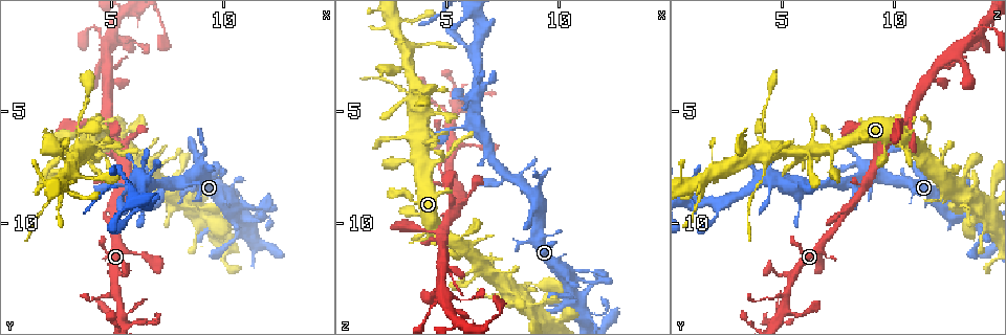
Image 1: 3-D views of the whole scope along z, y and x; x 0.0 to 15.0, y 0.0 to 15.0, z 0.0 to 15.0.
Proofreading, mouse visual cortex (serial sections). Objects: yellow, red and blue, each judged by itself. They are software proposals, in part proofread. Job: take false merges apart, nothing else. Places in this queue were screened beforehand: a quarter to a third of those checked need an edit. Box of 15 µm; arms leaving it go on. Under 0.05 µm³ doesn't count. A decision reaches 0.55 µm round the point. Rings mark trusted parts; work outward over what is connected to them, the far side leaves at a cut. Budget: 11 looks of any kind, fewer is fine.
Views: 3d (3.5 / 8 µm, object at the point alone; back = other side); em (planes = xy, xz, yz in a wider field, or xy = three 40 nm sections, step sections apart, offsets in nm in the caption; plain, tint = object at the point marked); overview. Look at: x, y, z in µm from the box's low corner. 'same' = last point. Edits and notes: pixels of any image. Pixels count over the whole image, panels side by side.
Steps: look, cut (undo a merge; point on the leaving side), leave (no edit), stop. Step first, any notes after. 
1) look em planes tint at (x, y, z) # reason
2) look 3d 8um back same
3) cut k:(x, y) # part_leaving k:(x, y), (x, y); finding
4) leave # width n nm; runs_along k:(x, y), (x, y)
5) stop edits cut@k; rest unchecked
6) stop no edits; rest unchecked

look 3d 3.5um at (4.9, 1.9, 13.5) # two arms in line, one across

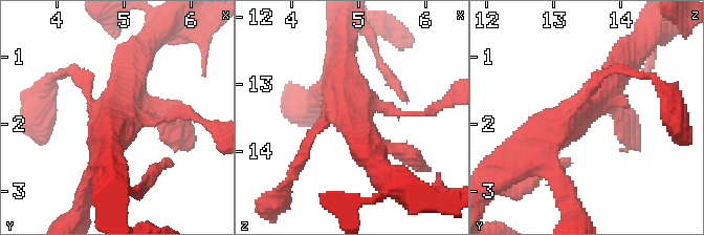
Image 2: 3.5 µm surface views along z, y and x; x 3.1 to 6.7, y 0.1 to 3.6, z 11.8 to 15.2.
look em xy step 1 tint at (4.90, 1.85, 13.45)

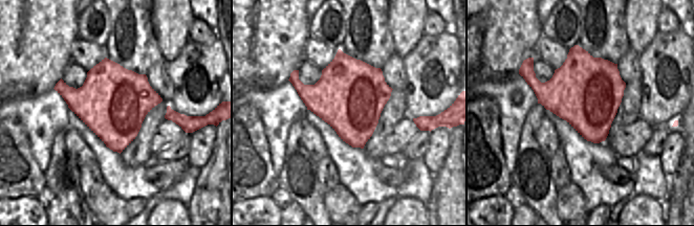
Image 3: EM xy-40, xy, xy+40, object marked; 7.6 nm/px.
leave # width 550 nm; runs_along 2:(527, 152), (592, 104), (623, 62); all the same cell

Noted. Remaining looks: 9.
look 3d 8um at (6.5, 7.7, 4.0) # sharp bend

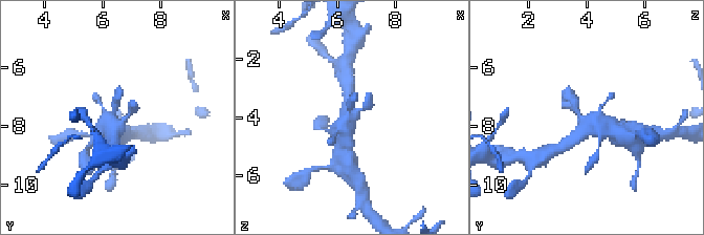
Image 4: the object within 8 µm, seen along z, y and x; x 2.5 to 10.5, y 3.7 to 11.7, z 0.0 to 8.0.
look em xy step 1 tint at (6.4, 7.8, 4.0)

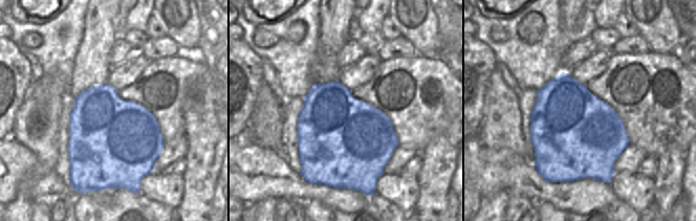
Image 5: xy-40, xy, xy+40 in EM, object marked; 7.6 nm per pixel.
leave # width 700 nm; runs_along 4:(613, 130), (590, 126), (563, 145); continuous, no second cell

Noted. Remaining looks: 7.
look 3d 3.5um at (5.0, 13.2, 5.0) # sudden change in width

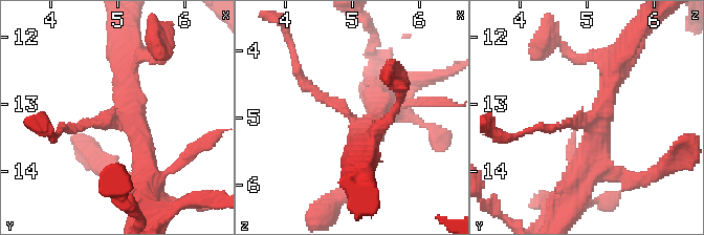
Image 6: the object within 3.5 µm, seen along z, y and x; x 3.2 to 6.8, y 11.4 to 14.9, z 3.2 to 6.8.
look em planes tint at (5.00, 13.15, 4.95) # now the EM

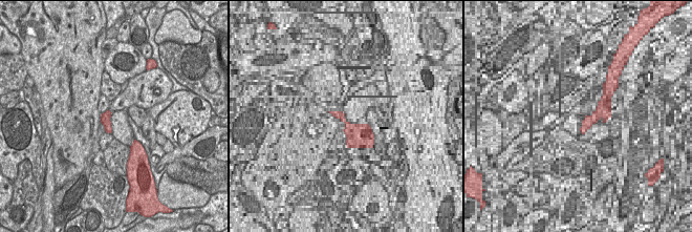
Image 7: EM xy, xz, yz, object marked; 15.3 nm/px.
leave # runs_along 6:(362, 145), (369, 132), (298, 76); all the same cell

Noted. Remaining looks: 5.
look 3d 8um at (3.0, 8.0, 4.2) # thin neck

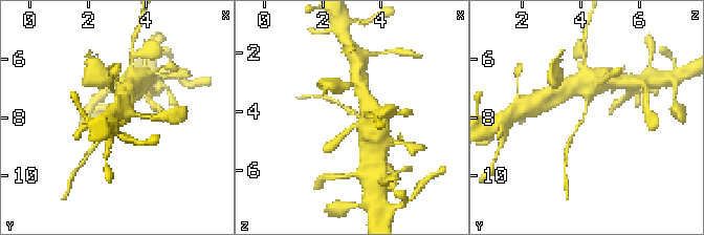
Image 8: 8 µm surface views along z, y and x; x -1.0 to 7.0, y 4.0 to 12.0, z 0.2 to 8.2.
look 3d 3.5um at (3.1, 8.1, 4.1)

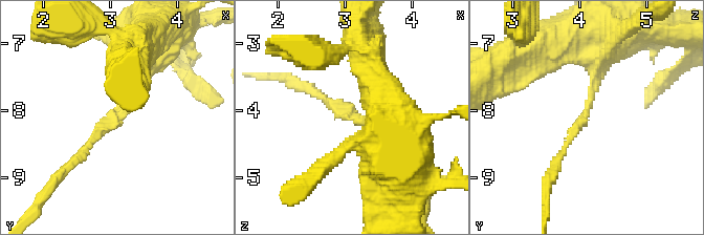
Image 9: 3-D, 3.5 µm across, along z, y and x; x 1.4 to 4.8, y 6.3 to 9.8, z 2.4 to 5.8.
look em xy step 1 tint at (3.05, 8.05, 4.10) # arm_widths 100, 250 nm; now the EM

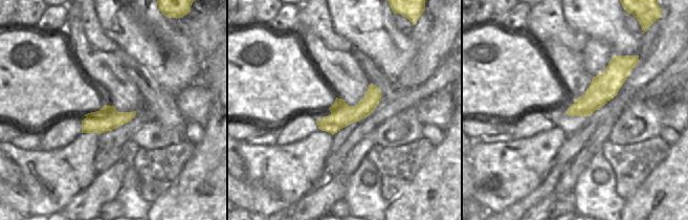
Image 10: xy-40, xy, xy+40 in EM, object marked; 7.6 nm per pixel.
cut 9:(330, 104) # part_leaving 9:(351, 118), (326, 99), (290, 80); two cells meet here

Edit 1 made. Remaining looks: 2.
look 3d 3.5um back at (2.7, 9.1, 1.1) # a narrow waist

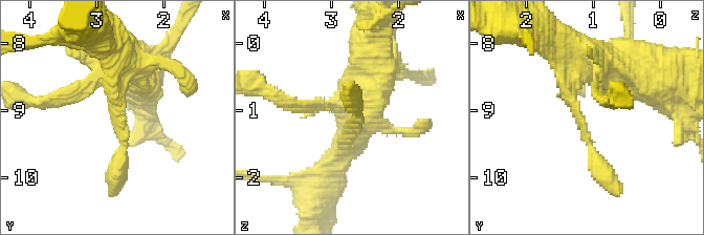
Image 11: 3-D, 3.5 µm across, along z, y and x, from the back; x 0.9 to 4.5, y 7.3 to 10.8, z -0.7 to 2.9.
look em xy step 1 tint at (2.65, 9.20, 1.20)

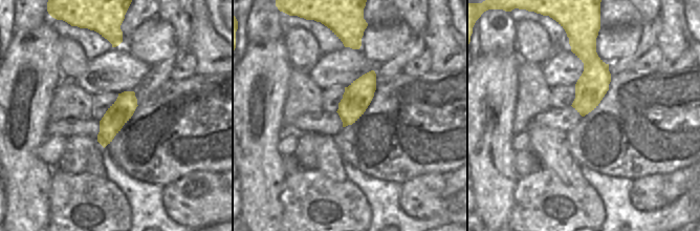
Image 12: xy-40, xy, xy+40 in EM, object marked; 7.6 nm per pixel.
leave # runs_along 11:(578, 49), (570, 101), (613, 185); one cell here

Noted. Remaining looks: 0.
stop edits cut@9; rest unchecked

